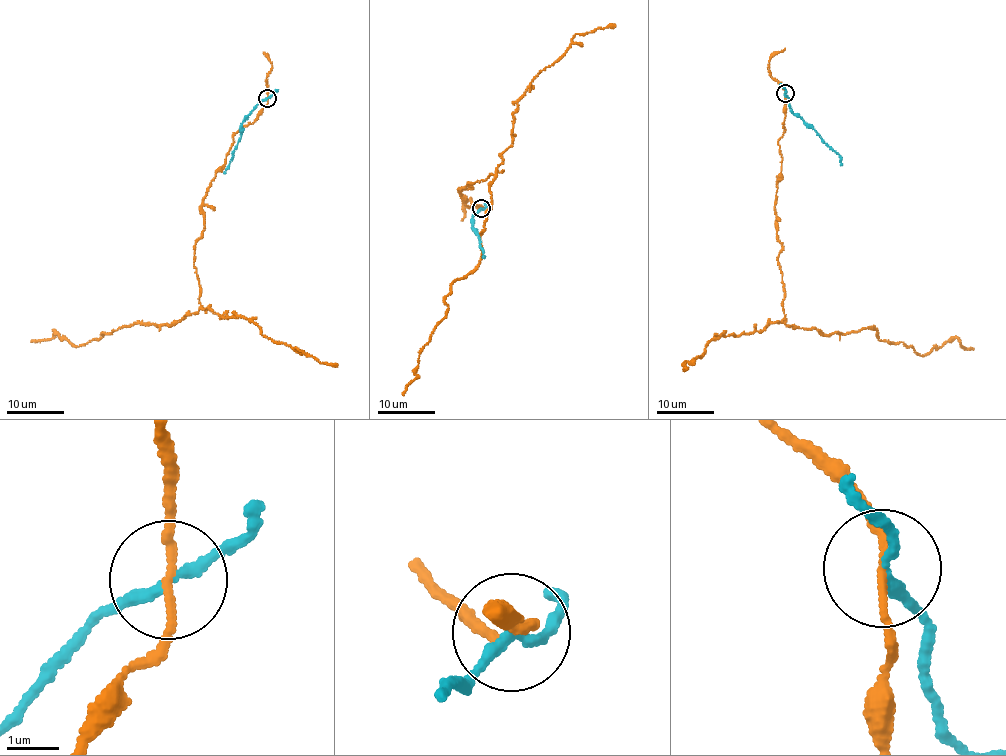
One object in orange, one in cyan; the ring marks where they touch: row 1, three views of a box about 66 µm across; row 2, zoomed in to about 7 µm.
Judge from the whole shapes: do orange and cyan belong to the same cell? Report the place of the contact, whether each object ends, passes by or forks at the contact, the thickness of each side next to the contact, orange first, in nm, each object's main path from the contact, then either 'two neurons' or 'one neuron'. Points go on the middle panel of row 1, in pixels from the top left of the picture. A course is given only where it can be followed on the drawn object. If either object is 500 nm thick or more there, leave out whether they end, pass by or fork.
at (481, 208); orange passes by; cyan passes by; 130 nm thick on the orange side, 180 nm on the other; orange runs (481, 208), (469, 207), (459, 190), (497, 172), (479, 265), (453, 282), (446, 316), (402, 395); cyan runs (481, 208), (472, 218), (472, 226), (480, 240), (483, 257); two neurons

